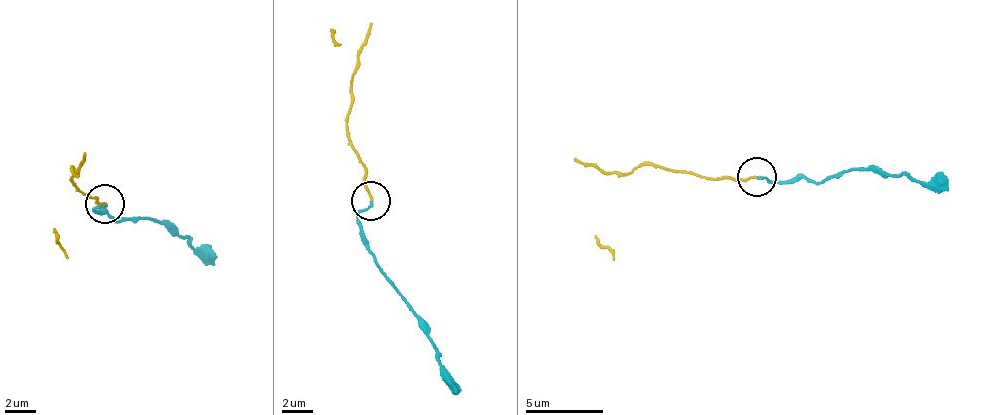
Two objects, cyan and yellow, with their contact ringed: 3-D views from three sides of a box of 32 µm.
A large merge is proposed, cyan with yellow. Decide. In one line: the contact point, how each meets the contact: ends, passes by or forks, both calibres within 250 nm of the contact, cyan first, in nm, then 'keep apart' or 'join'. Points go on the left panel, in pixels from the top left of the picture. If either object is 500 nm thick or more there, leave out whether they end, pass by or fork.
at (104, 204); cyan ends there; yellow ends there; 160 nm thick on the cyan side, 140 nm on the other; join

